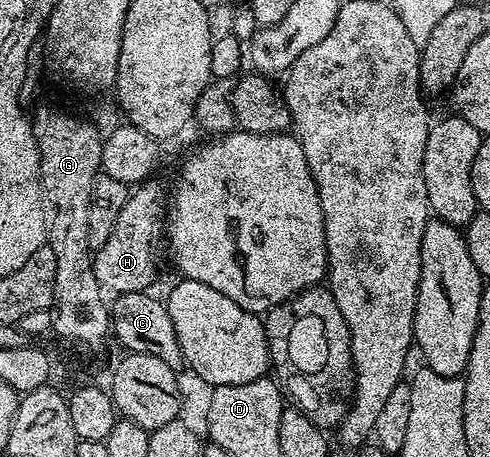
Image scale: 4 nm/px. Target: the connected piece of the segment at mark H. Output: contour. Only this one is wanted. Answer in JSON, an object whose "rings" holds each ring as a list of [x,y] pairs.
{"rings":[[[155,179],[140,183],[127,194],[125,207],[121,207],[121,215],[117,215],[117,223],[113,227],[113,235],[105,239],[101,248],[94,250],[95,274],[97,283],[103,286],[108,294],[118,295],[120,293],[142,293],[152,288],[155,281],[155,272],[159,269],[159,245],[161,249],[161,234],[165,229],[165,209],[163,204],[169,201],[169,197],[163,194],[161,186]]]}

